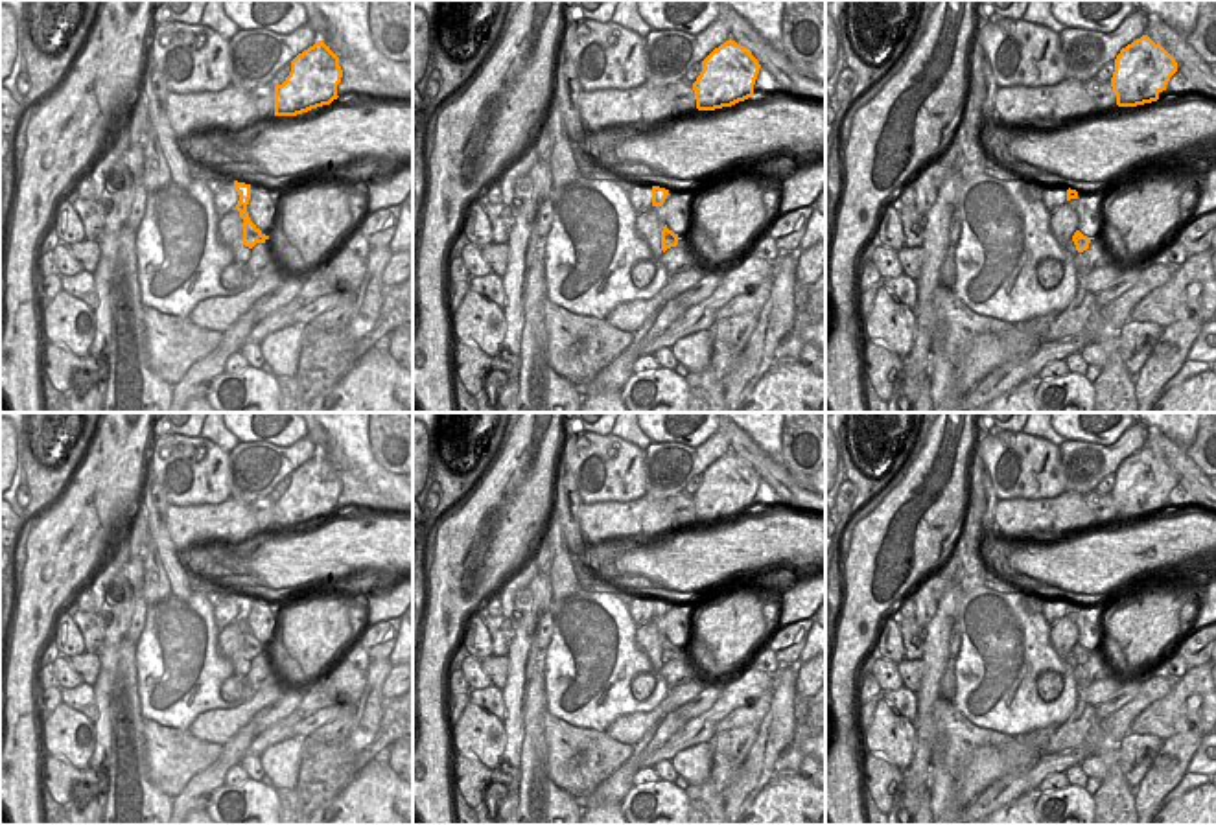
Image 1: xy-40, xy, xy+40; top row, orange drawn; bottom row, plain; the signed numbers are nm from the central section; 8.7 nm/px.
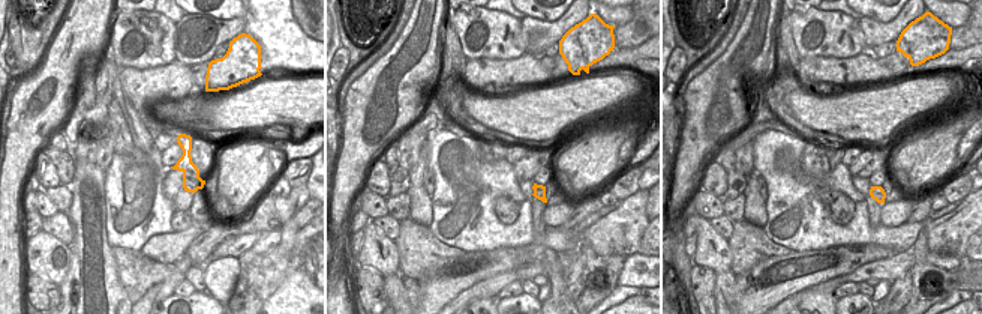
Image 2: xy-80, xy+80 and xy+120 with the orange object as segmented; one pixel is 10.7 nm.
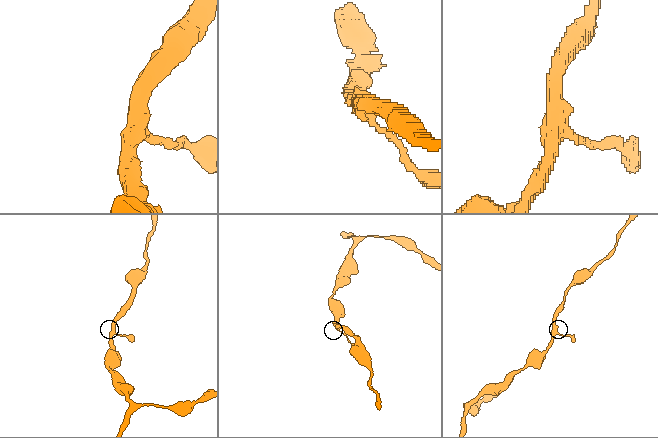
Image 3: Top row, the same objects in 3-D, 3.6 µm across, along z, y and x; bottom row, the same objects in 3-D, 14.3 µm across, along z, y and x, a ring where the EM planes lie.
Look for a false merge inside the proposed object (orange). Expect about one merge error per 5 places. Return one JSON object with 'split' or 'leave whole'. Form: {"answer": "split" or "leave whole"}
{"answer": "leave whole"}

